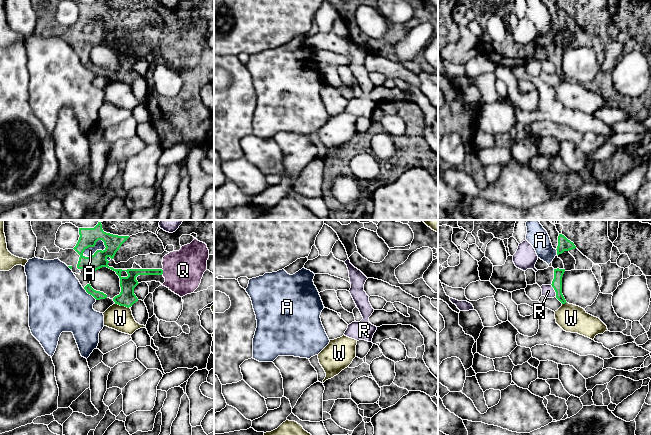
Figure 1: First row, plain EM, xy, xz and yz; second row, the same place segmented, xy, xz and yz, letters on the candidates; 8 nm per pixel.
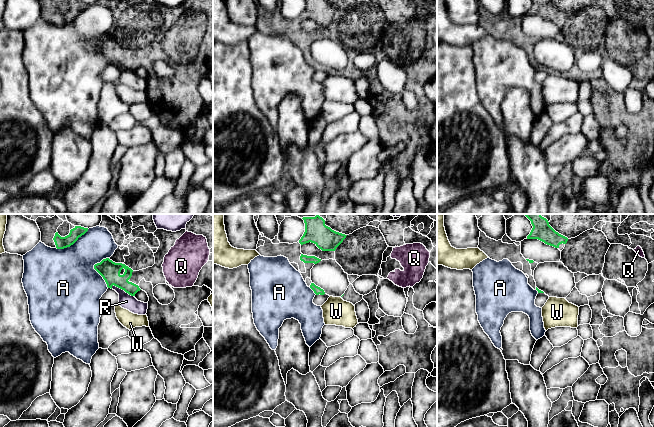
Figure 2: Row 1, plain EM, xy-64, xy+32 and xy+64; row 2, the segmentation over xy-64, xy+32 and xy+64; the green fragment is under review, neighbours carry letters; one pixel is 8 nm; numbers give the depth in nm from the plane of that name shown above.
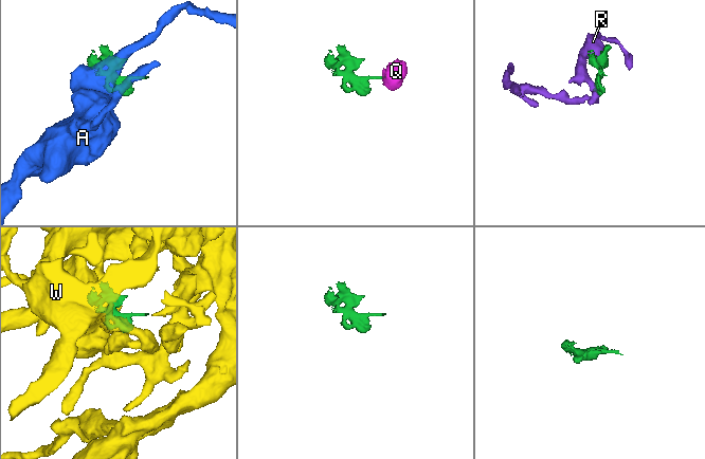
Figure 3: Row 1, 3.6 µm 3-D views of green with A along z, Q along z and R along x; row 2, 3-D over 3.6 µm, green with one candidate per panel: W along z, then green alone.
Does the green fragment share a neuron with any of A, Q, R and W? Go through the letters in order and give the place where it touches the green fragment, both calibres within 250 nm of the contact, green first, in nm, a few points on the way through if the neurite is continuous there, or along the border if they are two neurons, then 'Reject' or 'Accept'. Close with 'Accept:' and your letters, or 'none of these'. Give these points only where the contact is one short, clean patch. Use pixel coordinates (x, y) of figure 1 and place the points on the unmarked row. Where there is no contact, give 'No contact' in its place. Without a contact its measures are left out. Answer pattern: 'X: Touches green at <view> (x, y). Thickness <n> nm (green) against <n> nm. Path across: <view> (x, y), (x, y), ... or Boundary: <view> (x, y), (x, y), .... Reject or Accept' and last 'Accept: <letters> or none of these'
A: Touches green at xy (95, 20). Thickness 140 nm (green) against 70 nm. Reject
Q: Touches green at xy (162, 48). Thickness 80 nm (green) against 320 nm. Accept
R: Touches green at yz (554, 65). Thickness 80 nm (green) against 100 nm. Boundary: yz (551, 60), (556, 72). Reject
W: Touches green at xy (122, 81). Thickness 140 nm (green) against 200 nm. Boundary: xy (115, 79), (128, 84). Reject
Accept: Q

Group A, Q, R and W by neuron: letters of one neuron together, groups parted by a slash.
A / Q / R / W

